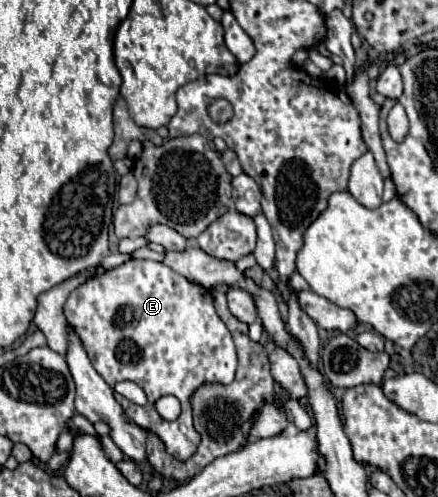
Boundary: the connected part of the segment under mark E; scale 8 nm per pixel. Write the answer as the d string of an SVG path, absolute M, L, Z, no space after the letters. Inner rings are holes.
M130 259L120 267L114 267L102 275L94 275L92 279L76 287L64 303L64 315L70 327L80 337L82 347L86 355L92 359L94 369L110 387L114 387L118 381L134 381L148 395L148 405L142 407L128 401L120 393L114 393L124 413L138 427L154 431L164 441L166 451L172 457L180 461L192 457L200 445L200 433L194 429L192 421L192 405L190 405L192 393L204 383L228 385L234 381L236 373L236 349L232 343L232 335L226 329L224 321L216 315L212 293L200 285L188 283L188 279L184 279L180 273L174 273L164 263ZM162 395L176 395L182 403L182 415L172 423L164 421L154 409L156 397Z

